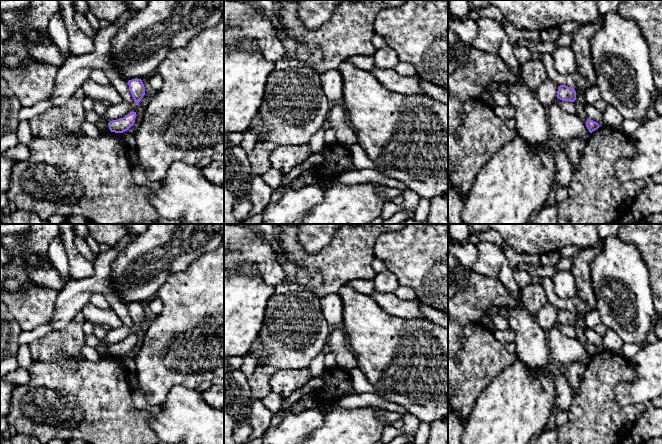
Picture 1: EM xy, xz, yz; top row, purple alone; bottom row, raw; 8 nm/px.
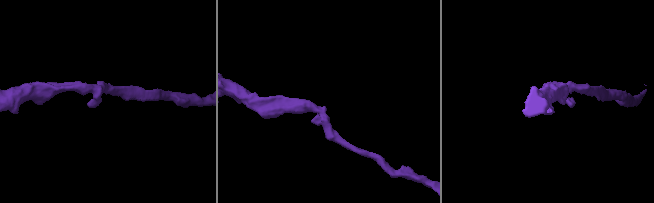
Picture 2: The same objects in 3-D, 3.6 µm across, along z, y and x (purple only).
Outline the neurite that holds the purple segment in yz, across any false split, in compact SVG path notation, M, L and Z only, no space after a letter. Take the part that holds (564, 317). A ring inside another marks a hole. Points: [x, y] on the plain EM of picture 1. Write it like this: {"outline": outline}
{"outline": "M560 309L557 315L557 322L562 325L574 326L576 324L576 315L566 309Z"}

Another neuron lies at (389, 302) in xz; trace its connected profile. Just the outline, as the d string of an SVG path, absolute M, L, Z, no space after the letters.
M374 291L372 298L388 314L408 320L421 319L420 302L400 299L395 293L380 293Z

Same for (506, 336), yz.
M511 328L506 330L495 330L493 334L495 339L503 345L506 345L507 343L512 343L515 339L514 331Z

